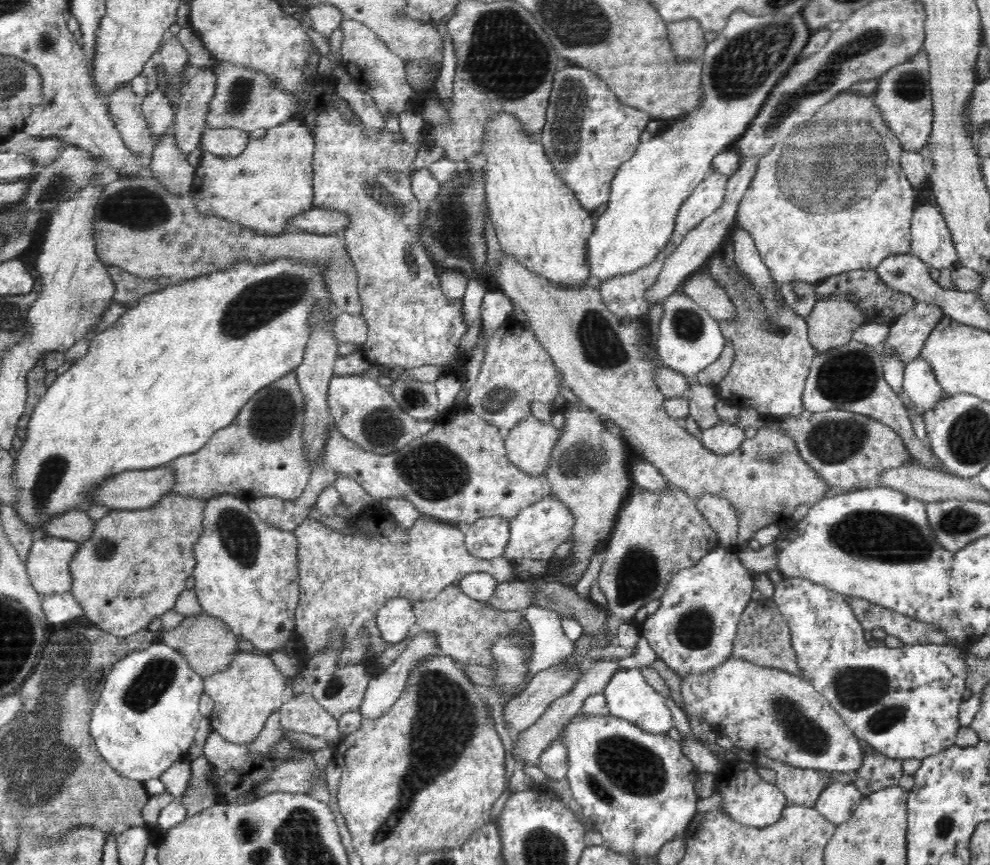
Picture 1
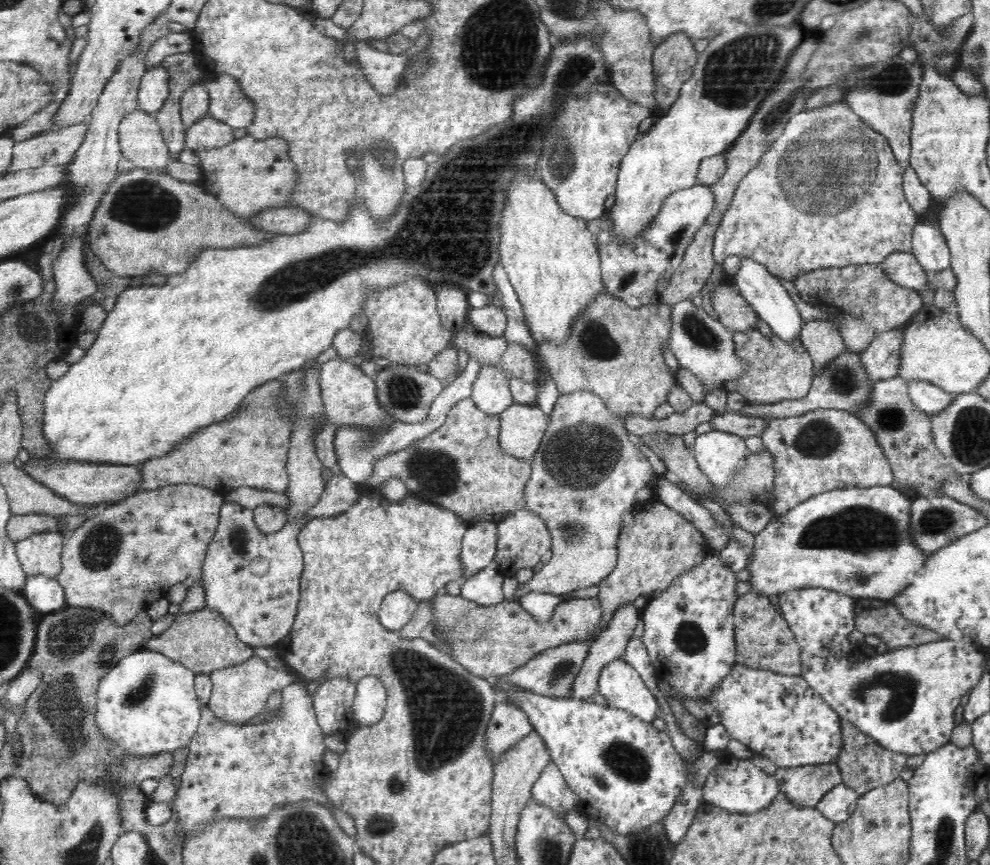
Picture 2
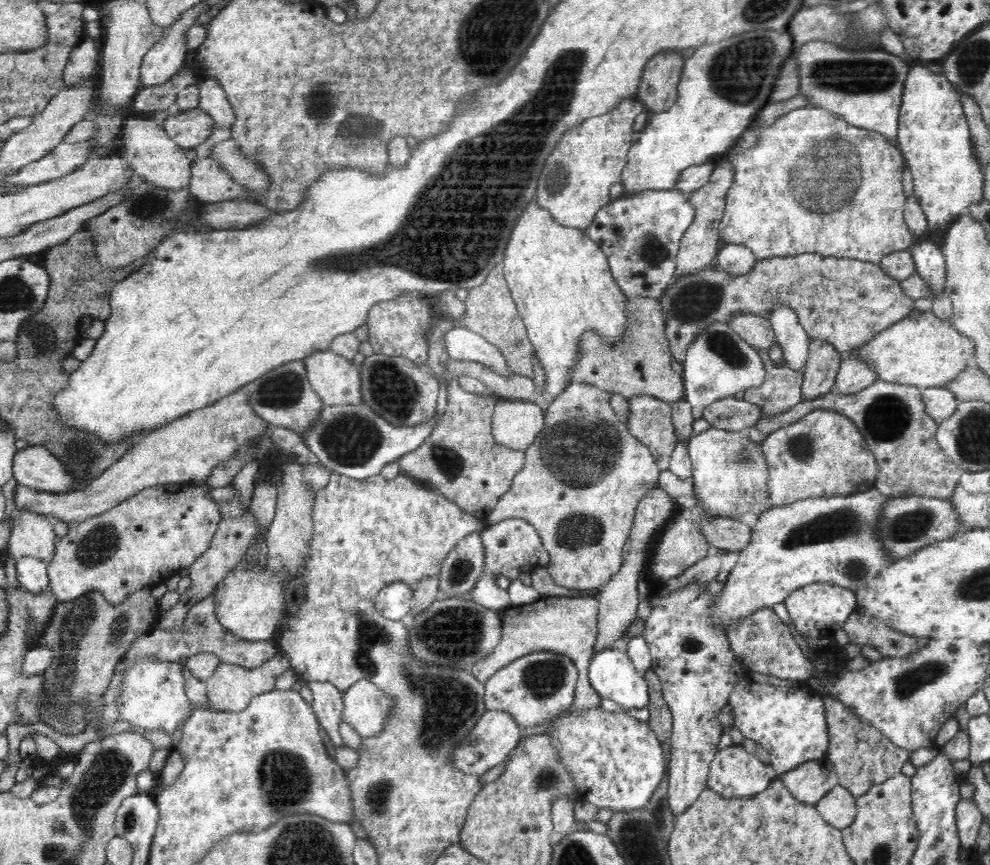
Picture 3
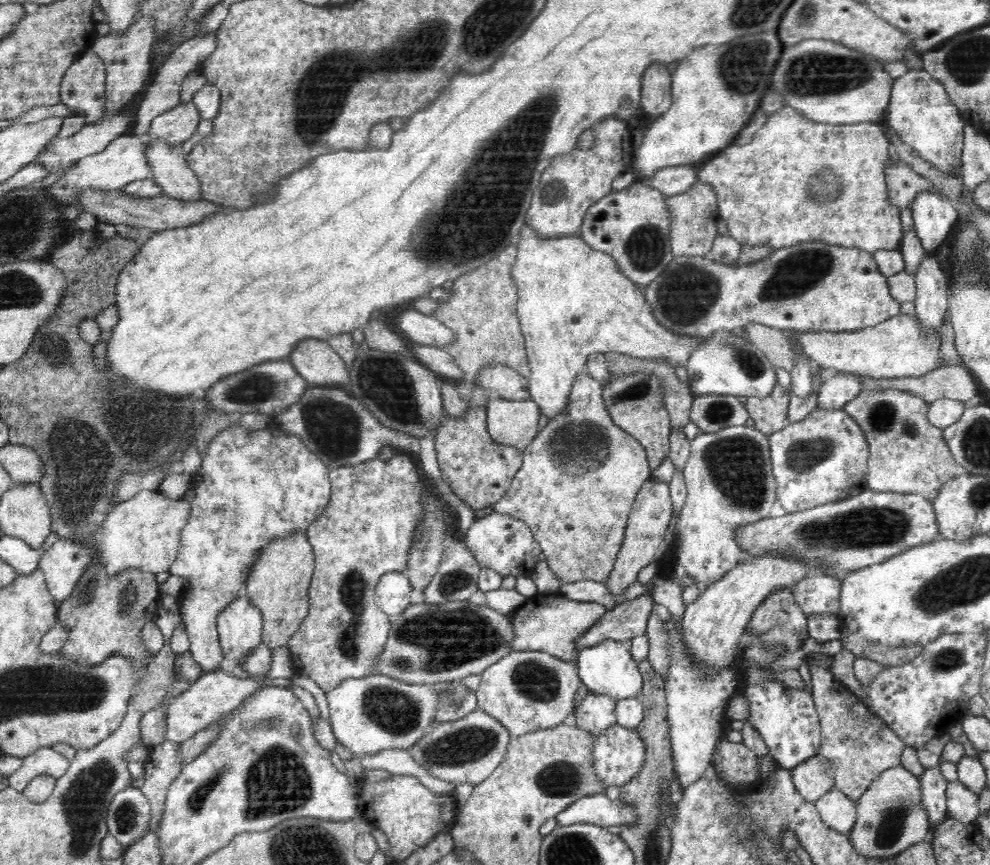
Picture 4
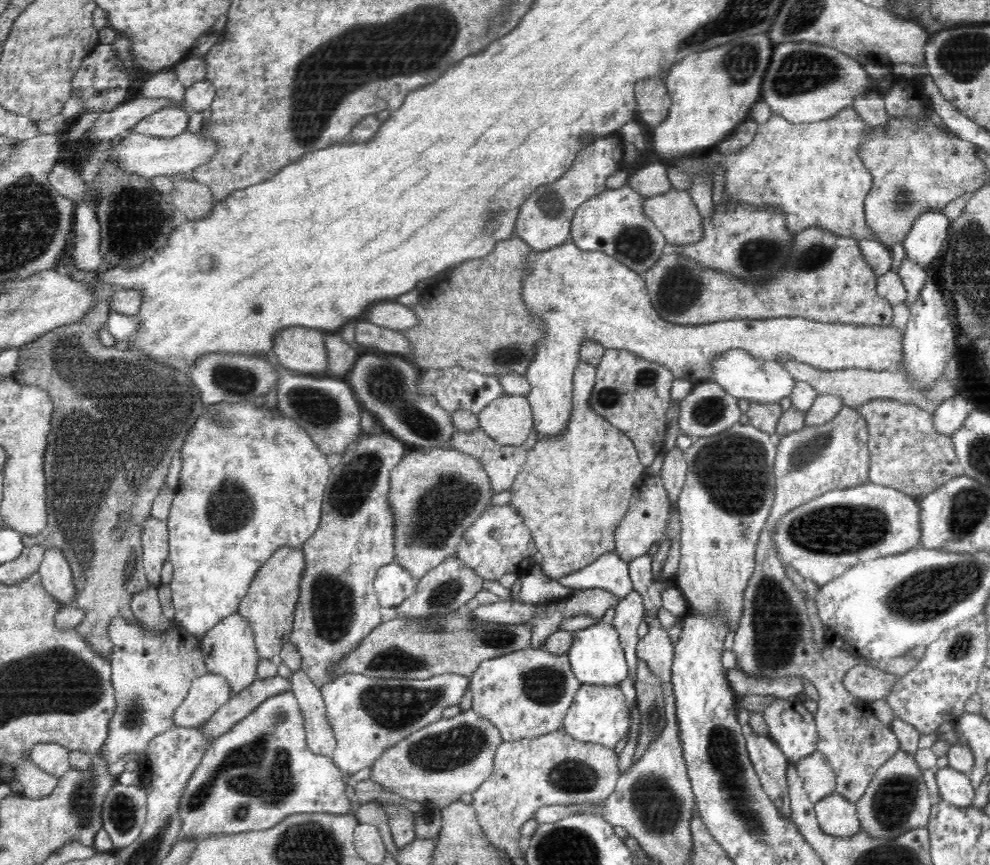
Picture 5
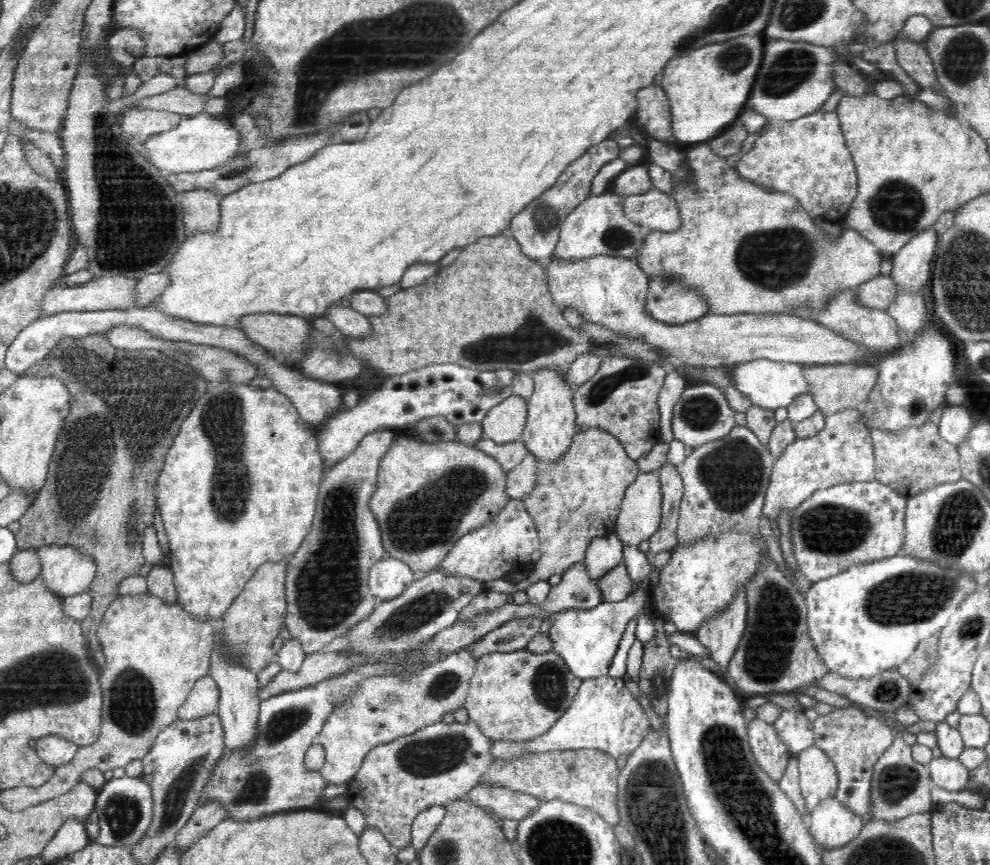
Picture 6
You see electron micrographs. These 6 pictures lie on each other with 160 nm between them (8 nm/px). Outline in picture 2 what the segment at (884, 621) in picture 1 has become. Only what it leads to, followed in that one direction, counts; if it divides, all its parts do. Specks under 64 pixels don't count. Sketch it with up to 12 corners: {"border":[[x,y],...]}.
{"border":[[890,601],[855,602],[855,629],[890,649],[943,638]]}

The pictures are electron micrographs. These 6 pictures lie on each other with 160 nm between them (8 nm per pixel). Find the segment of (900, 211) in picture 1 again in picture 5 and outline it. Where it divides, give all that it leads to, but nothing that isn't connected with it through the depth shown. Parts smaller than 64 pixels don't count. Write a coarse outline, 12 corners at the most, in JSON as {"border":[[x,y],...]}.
{"border":[[853,109],[820,122],[773,115],[725,168],[729,204],[775,210],[792,234],[858,242],[872,175]]}

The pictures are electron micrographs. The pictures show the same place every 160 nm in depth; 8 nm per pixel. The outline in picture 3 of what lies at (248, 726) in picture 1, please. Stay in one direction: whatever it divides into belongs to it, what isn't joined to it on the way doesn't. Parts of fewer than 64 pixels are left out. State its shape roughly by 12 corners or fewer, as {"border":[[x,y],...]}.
{"border":[[281,650],[258,667],[221,662],[208,704],[240,713],[290,667]]}

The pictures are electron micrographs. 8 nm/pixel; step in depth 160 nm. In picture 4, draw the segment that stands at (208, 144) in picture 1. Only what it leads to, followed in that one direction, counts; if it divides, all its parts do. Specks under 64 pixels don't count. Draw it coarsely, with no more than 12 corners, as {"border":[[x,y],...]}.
{"border":[[181,102],[152,120],[146,133],[172,146],[197,138],[202,118]]}

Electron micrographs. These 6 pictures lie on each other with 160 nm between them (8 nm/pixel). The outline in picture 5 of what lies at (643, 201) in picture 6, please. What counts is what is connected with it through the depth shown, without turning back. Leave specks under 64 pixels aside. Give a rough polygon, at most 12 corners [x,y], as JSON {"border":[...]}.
{"border":[[687,190],[648,197],[644,209],[669,246],[704,238]]}

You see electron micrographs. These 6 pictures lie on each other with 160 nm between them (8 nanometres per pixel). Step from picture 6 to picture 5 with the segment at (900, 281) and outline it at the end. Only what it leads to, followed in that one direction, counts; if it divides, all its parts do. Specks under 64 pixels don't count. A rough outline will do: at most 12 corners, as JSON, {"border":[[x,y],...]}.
{"border":[[922,211],[903,240],[906,257],[928,269],[950,226],[943,211]]}

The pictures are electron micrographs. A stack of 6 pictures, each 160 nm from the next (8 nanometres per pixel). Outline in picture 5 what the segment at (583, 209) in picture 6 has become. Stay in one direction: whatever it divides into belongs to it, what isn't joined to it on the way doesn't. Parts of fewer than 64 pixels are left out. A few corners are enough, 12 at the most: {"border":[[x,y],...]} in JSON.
{"border":[[628,184],[576,209],[570,240],[646,273],[667,240]]}

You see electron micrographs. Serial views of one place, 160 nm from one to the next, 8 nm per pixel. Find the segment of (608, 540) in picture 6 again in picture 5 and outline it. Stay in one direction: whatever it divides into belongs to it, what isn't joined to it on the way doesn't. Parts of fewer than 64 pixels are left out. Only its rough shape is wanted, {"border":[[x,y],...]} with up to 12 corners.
{"border":[[615,550],[556,578],[572,591],[602,588],[619,600],[634,590]]}

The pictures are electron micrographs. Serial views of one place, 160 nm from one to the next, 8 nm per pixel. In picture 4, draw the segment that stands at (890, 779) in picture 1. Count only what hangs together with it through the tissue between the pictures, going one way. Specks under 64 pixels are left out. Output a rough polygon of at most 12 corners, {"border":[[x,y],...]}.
{"border":[[830,671],[811,682],[819,754],[857,801],[906,744]]}

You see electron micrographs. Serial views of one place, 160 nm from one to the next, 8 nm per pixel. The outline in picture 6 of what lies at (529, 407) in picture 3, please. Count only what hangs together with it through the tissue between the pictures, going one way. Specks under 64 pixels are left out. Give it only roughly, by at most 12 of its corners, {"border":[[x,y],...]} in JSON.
{"border":[[508,396],[482,419],[483,436],[520,440],[527,400]]}

